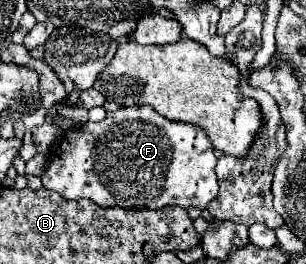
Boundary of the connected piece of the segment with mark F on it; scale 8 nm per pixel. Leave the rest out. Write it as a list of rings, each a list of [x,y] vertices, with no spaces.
[[[121,107],[107,113],[103,121],[85,123],[81,127],[65,131],[61,145],[51,153],[49,165],[41,175],[43,187],[57,191],[65,199],[91,199],[99,207],[125,207],[125,209],[161,209],[167,205],[179,205],[183,209],[205,209],[219,193],[215,177],[217,157],[213,155],[213,143],[205,129],[191,123],[169,121],[153,107]]]

